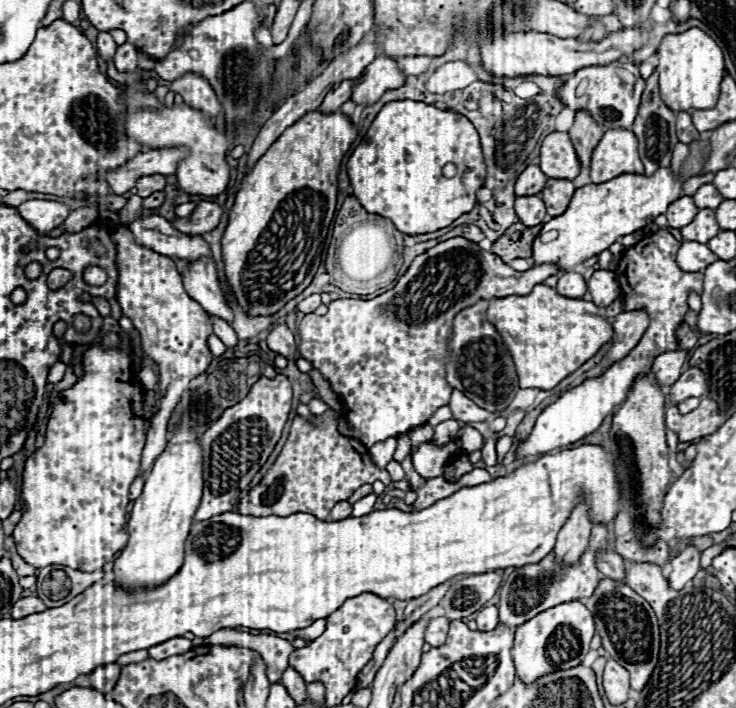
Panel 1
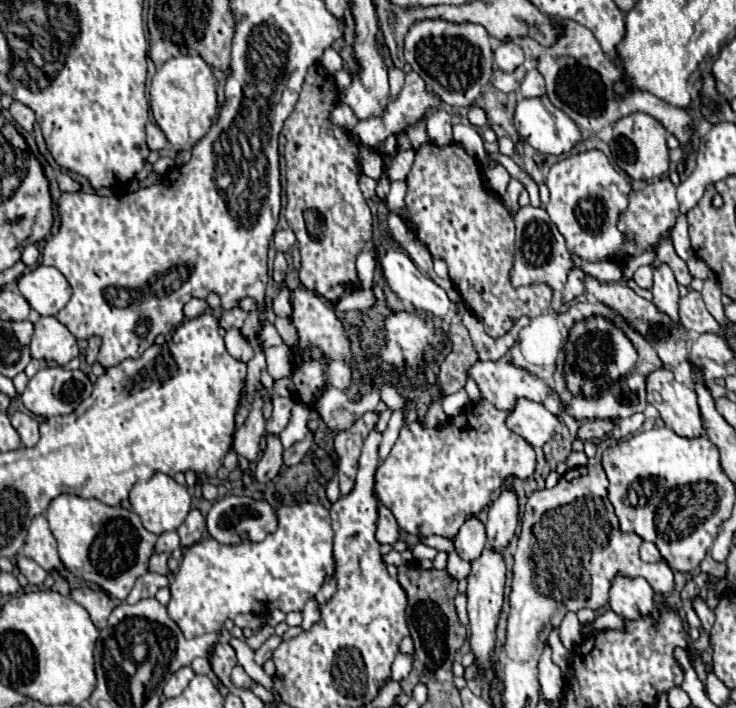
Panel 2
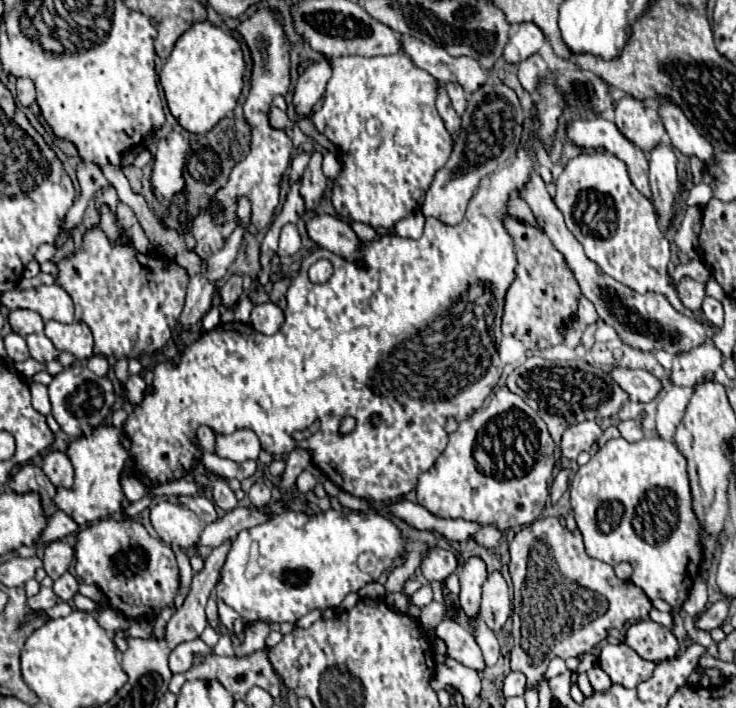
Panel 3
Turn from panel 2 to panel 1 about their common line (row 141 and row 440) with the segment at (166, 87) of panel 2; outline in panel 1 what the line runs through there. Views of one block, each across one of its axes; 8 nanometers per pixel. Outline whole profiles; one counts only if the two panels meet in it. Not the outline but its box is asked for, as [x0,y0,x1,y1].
[114,414,202,588]

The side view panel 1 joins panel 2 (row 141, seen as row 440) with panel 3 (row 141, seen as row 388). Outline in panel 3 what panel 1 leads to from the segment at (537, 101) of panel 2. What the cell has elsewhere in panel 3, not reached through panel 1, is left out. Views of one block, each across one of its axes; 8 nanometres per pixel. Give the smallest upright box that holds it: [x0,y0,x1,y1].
[566,118,650,198]

